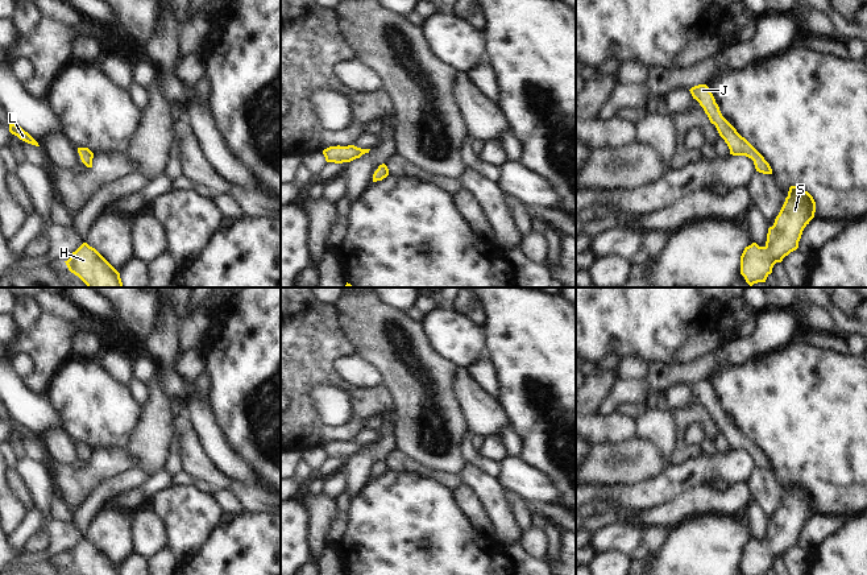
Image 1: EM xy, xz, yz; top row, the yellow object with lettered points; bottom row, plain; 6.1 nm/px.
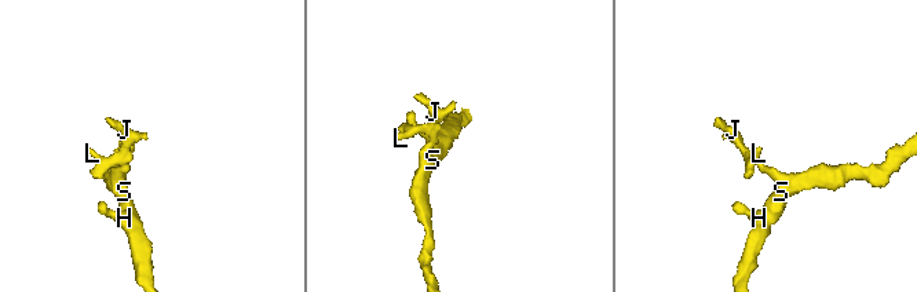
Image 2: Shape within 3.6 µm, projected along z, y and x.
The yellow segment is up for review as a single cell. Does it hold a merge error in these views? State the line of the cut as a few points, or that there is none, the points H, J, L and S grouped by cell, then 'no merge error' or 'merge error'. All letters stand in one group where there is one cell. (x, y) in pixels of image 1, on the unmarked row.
no cut | H J L S | no merge error

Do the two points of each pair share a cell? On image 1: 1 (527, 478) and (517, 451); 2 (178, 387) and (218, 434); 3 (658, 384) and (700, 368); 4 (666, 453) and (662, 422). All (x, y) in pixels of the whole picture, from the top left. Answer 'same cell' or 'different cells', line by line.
1: different cells
2: different cells
3: same cell
4: same cell

